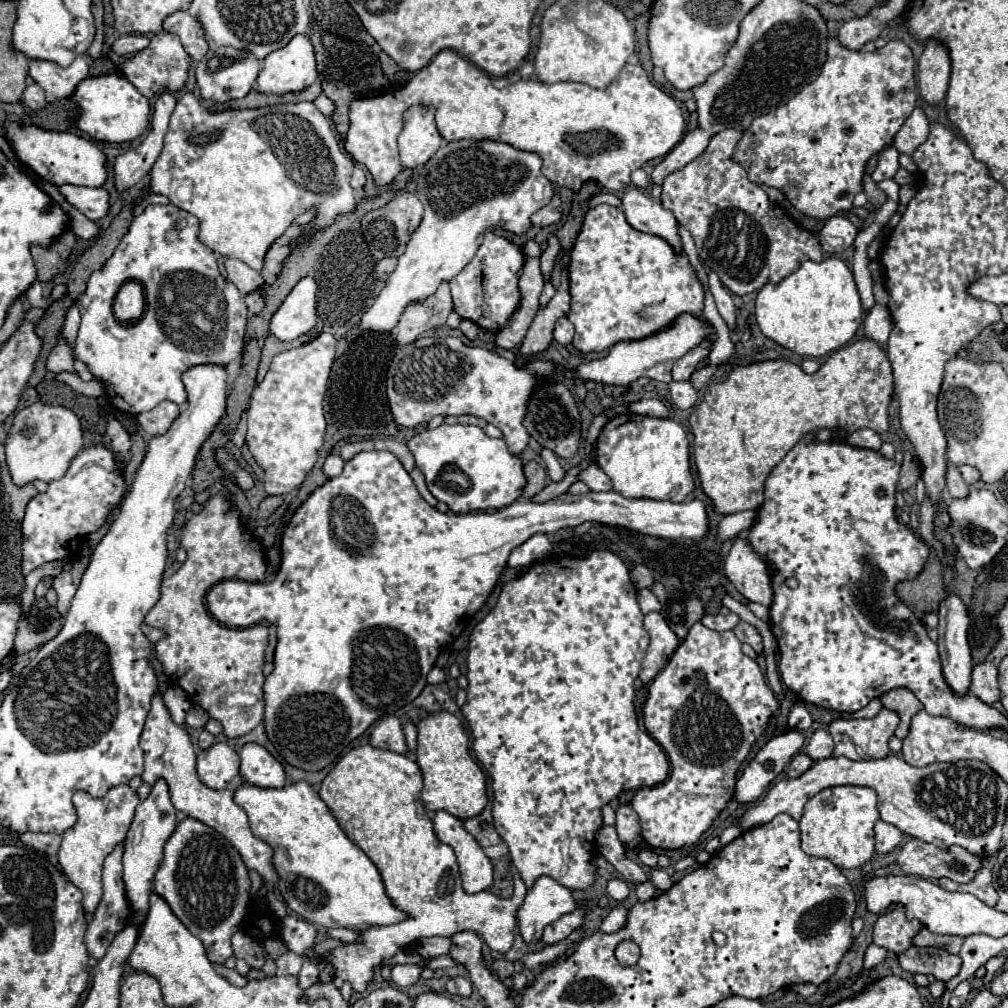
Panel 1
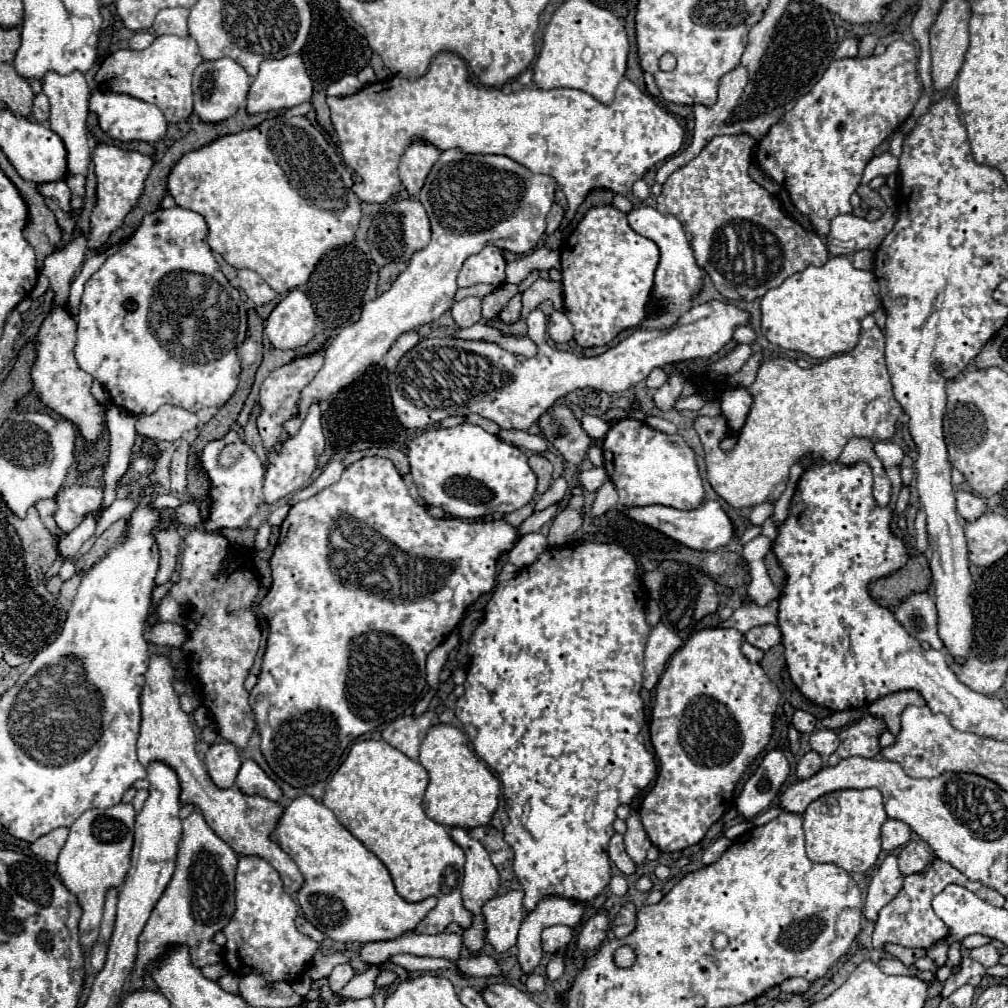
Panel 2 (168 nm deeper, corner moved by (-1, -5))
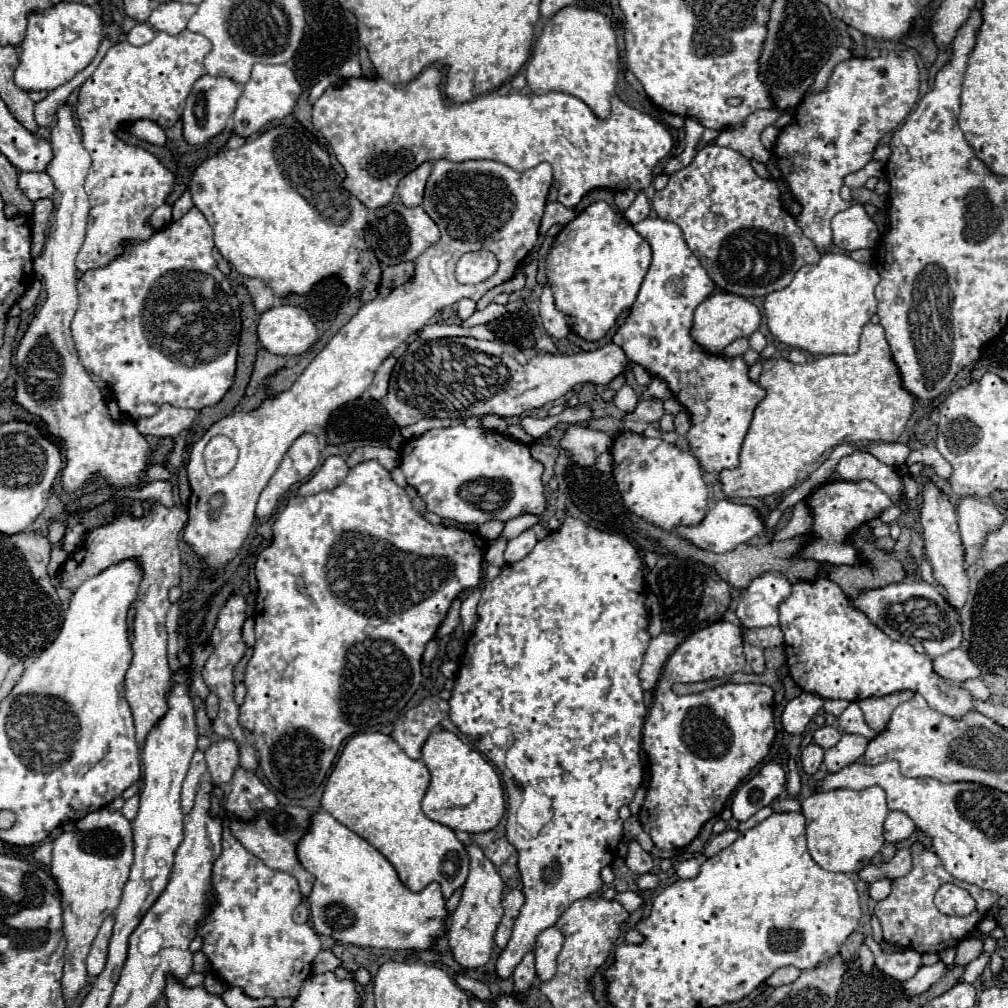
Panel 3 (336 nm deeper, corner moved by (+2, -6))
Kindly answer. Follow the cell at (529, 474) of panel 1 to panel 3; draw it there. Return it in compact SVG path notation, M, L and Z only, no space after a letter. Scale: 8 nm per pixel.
M533 442L529 448L531 448L531 456L545 466L545 472L543 472L541 480L543 480L543 484L547 484L551 480L551 476L553 476L557 450L553 446L545 446L545 444L539 444L539 442Z

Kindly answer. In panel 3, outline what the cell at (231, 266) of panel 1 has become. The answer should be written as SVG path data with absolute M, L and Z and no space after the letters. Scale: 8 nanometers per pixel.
M249 278L249 280L245 282L245 286L247 286L247 290L249 290L249 296L253 298L253 304L255 304L255 310L257 310L257 312L265 312L265 310L269 310L269 308L273 306L275 296L273 296L271 288L269 288L263 280L259 280L259 278Z

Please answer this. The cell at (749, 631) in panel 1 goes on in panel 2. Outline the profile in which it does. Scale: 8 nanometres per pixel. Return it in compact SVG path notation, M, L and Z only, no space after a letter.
M760 625L760 627L750 629L746 633L746 639L754 647L758 647L762 651L768 651L768 649L772 649L774 645L778 645L782 641L782 633L780 633L778 625Z

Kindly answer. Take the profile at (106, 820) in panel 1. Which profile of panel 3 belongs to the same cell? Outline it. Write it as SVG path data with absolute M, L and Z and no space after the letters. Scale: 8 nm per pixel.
M107 808L89 812L75 824L73 832L63 832L53 842L51 874L61 890L63 902L63 934L67 940L65 948L65 972L63 972L63 994L73 998L87 982L85 958L97 936L101 922L115 912L121 900L123 886L129 878L133 864L133 836L129 820Z

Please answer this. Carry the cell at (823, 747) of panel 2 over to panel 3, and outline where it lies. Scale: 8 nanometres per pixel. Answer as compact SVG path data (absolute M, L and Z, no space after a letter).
M823 726L823 728L819 728L819 730L813 734L813 742L815 742L817 746L821 746L823 750L833 748L833 746L839 742L839 738L841 738L841 732L839 732L837 728L833 728L833 726Z

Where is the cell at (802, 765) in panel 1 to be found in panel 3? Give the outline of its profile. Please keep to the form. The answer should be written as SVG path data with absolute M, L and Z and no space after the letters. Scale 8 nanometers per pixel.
M809 744L803 752L801 752L801 766L803 766L803 770L811 776L811 774L815 774L817 770L819 770L819 766L821 766L821 762L823 762L823 748L821 746L817 746L817 744Z

